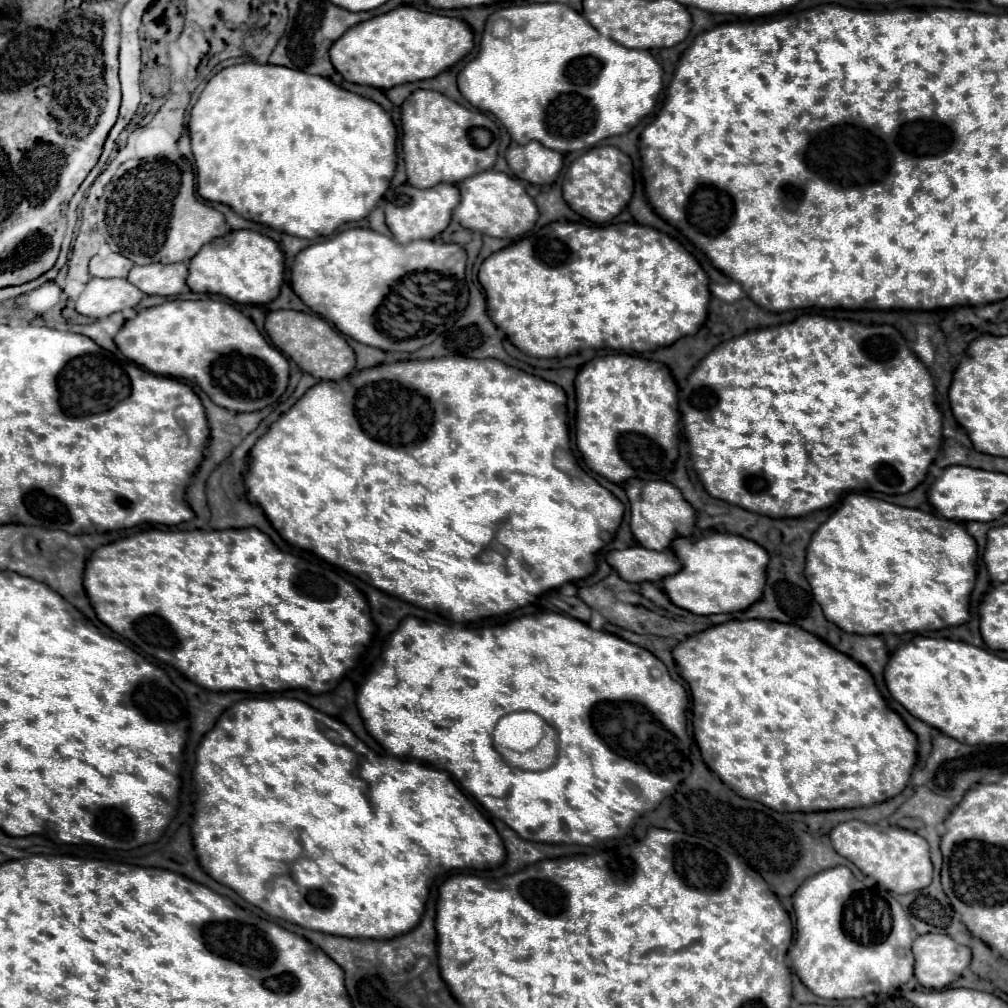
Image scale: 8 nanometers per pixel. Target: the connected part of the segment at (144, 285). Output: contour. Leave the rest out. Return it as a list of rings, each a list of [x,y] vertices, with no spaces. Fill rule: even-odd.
[[[146,264],[134,266],[128,274],[128,282],[140,288],[144,294],[158,294],[158,296],[174,296],[180,294],[186,286],[186,264]]]

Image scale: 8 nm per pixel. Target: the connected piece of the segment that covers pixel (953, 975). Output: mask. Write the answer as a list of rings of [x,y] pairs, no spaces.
[[[922,934],[916,936],[916,940],[912,942],[912,954],[914,954],[914,976],[916,980],[930,990],[942,990],[946,988],[950,982],[954,982],[962,970],[970,964],[970,948],[962,946],[958,942],[954,942],[950,936],[946,934]]]

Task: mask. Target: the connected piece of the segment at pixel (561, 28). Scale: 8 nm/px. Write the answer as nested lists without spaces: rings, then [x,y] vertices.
[[[558,2],[510,5],[488,18],[478,56],[458,74],[462,96],[478,110],[492,112],[516,144],[538,140],[556,152],[586,150],[600,140],[630,132],[652,112],[662,90],[662,68],[648,50],[628,50],[600,36],[590,22]]]

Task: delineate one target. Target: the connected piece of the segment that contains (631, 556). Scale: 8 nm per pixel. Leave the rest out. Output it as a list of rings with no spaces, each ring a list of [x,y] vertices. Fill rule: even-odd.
[[[638,544],[624,550],[610,550],[606,560],[626,582],[658,582],[682,568],[672,550],[654,552]]]

